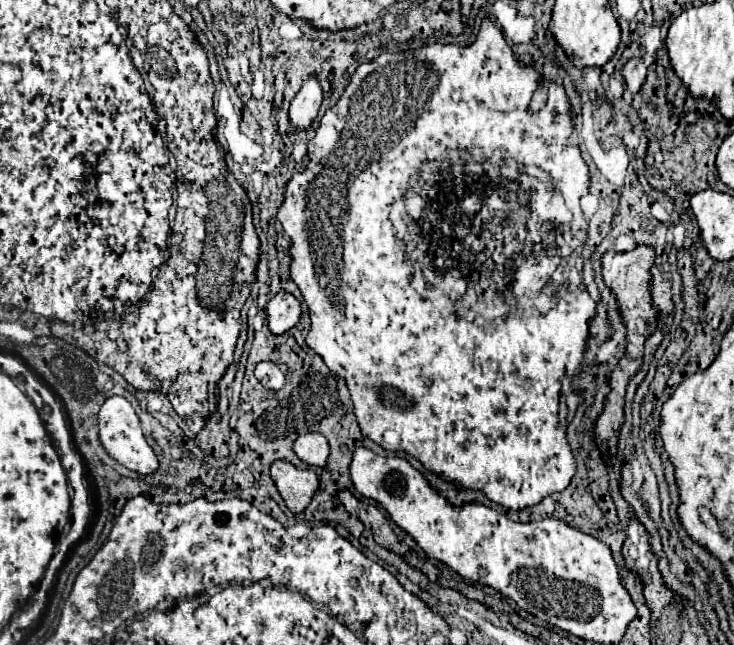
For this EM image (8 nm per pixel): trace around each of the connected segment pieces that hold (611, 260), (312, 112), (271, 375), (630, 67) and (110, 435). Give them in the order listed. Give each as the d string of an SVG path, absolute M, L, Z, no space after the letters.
M636 246L630 252L606 252L602 256L602 274L606 284L612 288L612 292L618 298L628 334L628 346L626 346L626 356L620 360L620 368L642 368L642 358L644 358L644 342L648 336L658 328L658 310L652 302L652 266L656 260L656 250L652 246Z
M310 74L290 104L292 126L308 128L314 122L314 118L318 116L322 98L324 98L324 94L322 94L322 86L318 82L318 76Z
M260 362L256 366L256 378L268 390L274 390L274 386L284 386L284 374L274 362Z
M632 58L624 64L622 76L626 80L626 88L630 92L638 92L646 80L646 64L642 58Z
M112 396L108 398L100 412L98 412L98 428L100 428L100 442L102 446L106 448L106 452L118 460L122 466L126 466L128 470L134 470L142 476L148 476L148 474L154 474L160 466L156 454L152 452L152 448L148 446L142 430L140 430L140 420L134 412L134 408L130 406L130 402L122 396Z

